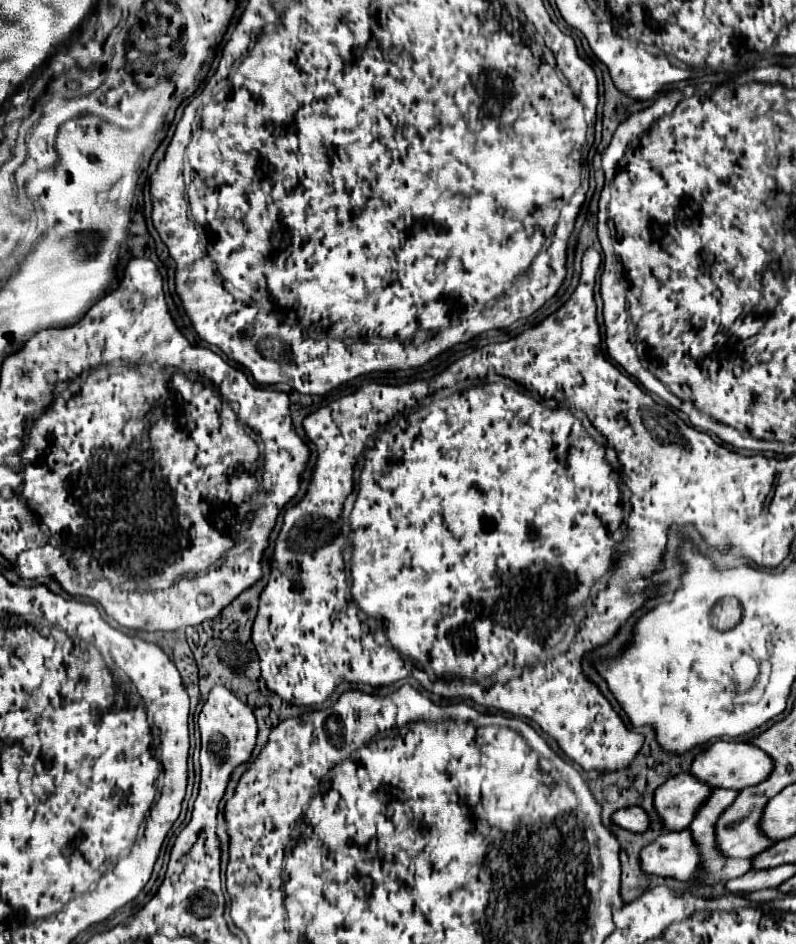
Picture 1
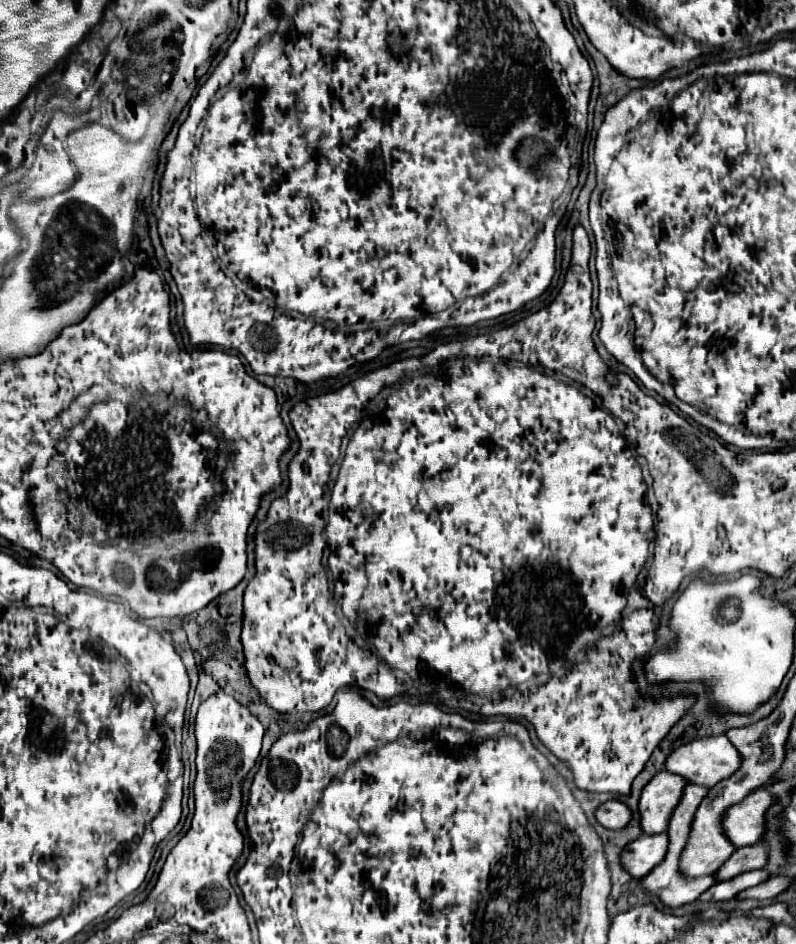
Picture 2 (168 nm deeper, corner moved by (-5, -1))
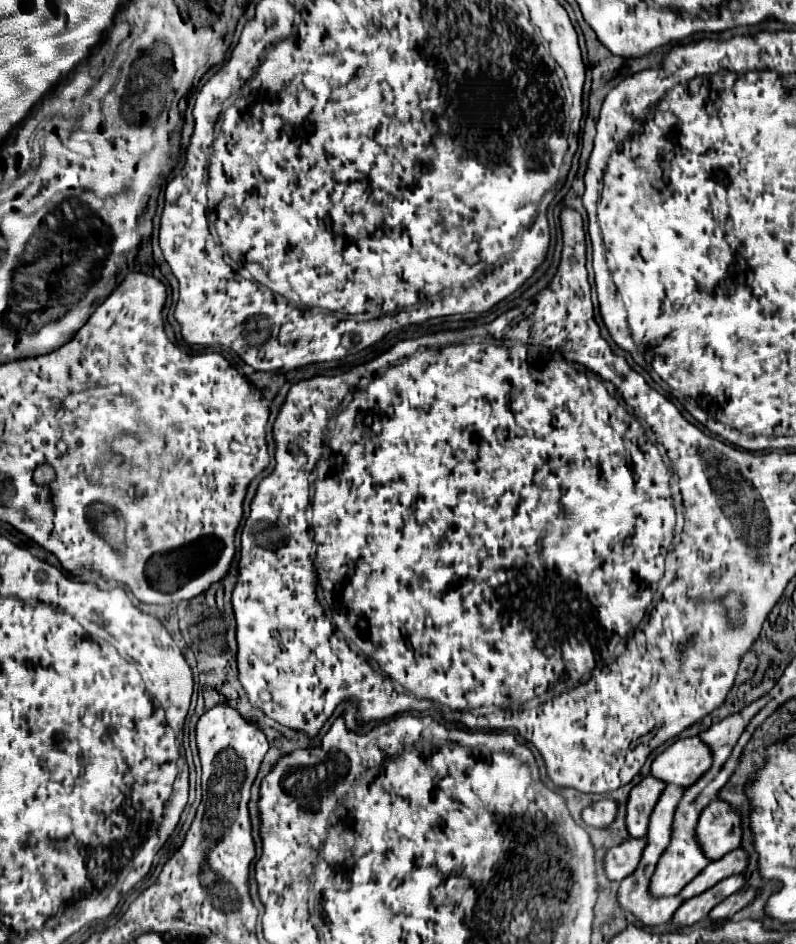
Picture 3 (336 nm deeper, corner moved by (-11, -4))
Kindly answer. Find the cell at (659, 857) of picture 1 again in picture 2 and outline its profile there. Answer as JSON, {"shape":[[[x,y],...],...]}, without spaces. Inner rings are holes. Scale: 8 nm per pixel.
{"shape":[[[641,834],[637,840],[625,844],[621,852],[621,866],[625,872],[629,872],[633,878],[641,878],[641,874],[649,874],[661,858],[665,858],[667,850],[667,834]]]}

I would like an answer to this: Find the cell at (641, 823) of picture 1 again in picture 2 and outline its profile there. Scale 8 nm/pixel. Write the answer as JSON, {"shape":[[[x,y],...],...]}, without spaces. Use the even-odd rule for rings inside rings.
{"shape":[[[607,800],[595,810],[595,818],[605,828],[621,830],[631,820],[631,810],[619,800]]]}

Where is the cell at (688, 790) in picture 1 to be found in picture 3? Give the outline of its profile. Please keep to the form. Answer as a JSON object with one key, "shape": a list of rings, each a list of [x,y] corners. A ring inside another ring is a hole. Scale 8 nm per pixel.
{"shape":[[[645,777],[637,787],[633,787],[627,803],[627,831],[631,837],[647,835],[647,821],[651,817],[651,809],[655,809],[655,801],[659,801],[659,793],[663,793],[665,783],[655,777]]]}

